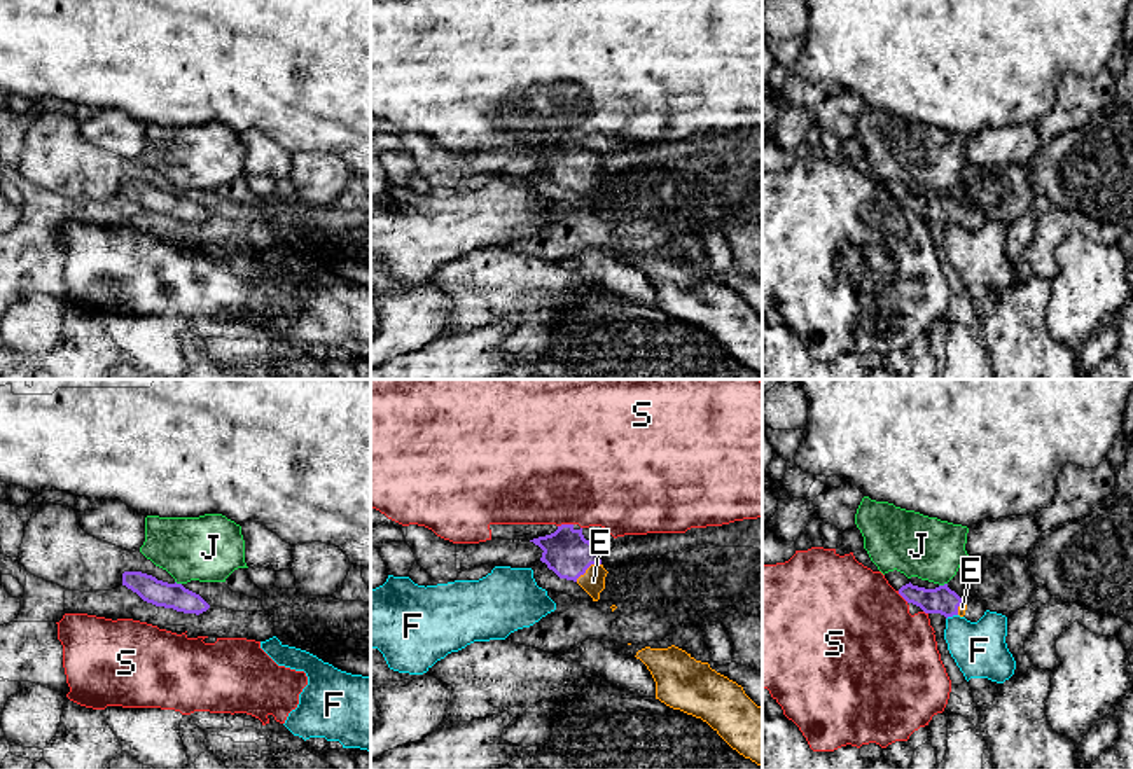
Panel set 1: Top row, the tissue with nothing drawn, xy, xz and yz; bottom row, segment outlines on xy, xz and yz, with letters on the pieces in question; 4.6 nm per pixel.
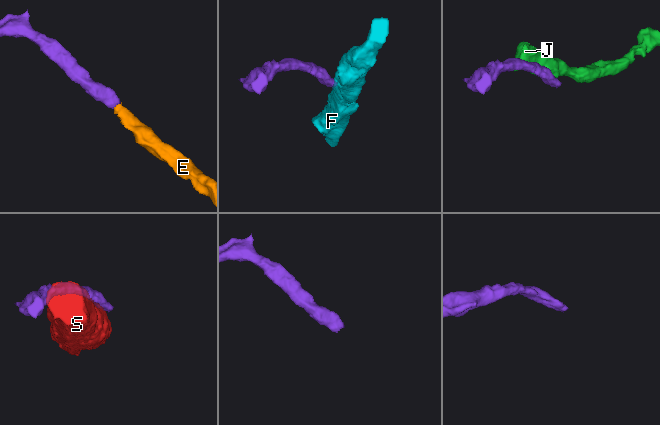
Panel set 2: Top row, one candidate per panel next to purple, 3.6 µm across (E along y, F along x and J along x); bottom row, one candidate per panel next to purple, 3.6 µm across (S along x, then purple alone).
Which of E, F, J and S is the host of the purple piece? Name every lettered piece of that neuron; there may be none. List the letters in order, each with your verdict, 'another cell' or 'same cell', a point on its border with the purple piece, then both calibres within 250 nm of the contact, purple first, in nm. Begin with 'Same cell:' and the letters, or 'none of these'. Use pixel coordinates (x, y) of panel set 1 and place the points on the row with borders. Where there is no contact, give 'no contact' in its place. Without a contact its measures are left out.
Same cell: E
E: same cell; contact xz (588, 567); calibres 220 and 110 nm
F: another cell; contact yz (952, 616); calibres 130 and 240 nm
J: another cell; contact yz (945, 584); calibres 130 and 280 nm
S: another cell; contact xz (565, 525); calibres 220 and 500 nm

